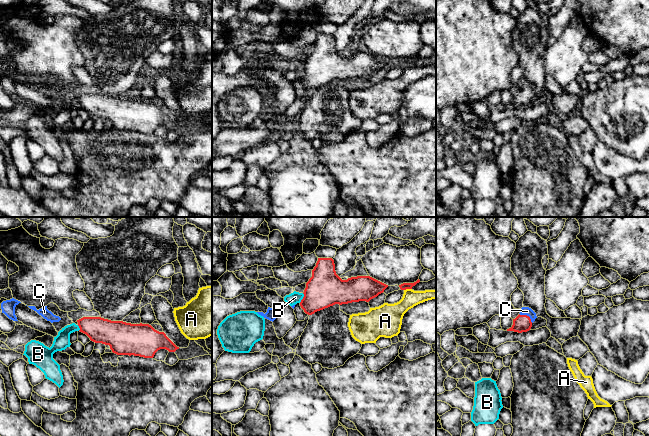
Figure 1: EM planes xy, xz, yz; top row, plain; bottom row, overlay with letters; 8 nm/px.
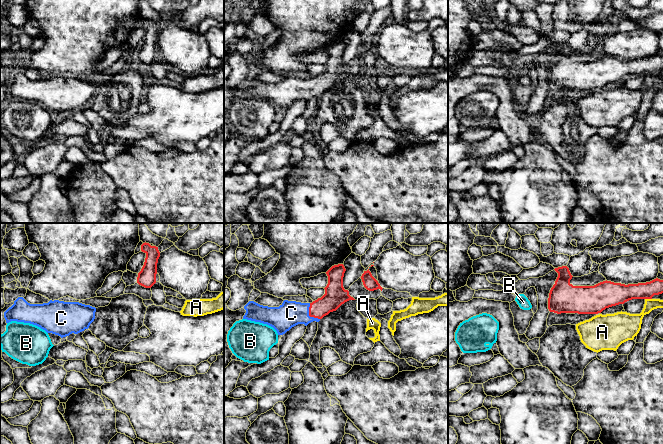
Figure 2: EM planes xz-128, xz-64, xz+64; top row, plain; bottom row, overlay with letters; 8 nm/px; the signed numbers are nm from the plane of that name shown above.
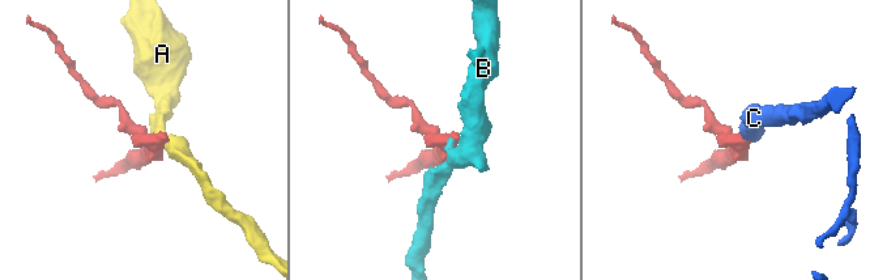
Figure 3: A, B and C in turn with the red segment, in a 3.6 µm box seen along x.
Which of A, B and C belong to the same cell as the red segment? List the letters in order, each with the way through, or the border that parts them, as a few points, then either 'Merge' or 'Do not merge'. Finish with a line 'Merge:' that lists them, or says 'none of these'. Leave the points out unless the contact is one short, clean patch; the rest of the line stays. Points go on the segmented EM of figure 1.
A: Boundary: xz (411, 288), (404, 290). Do not merge
B: Boundary: xz (303, 293), (303, 298), (299, 302). Do not merge
C: Path across: yz (522, 323), (526, 315), (527, 311). Merge
Merge: C

